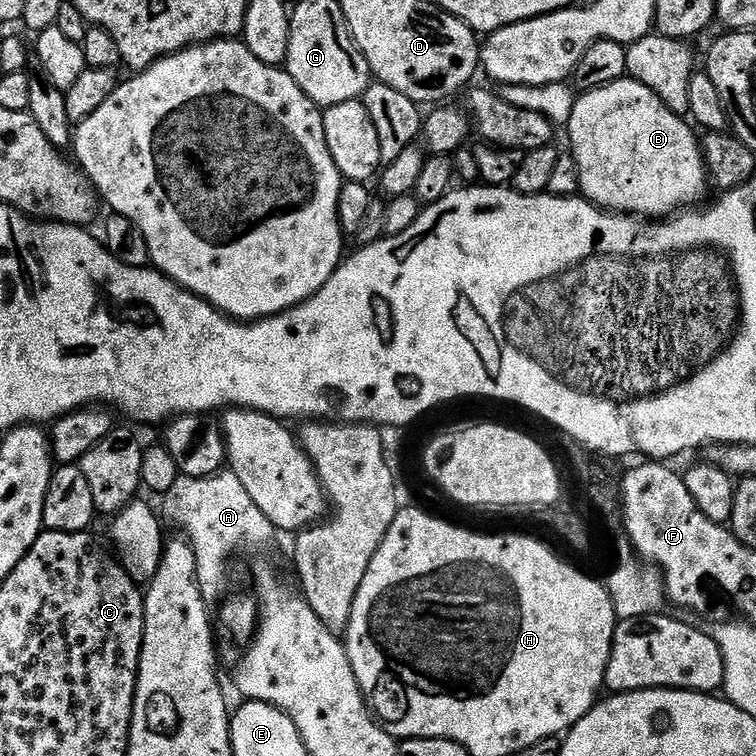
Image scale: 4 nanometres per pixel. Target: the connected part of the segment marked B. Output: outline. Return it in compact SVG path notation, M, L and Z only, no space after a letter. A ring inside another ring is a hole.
M621 78L612 84L603 84L601 88L581 91L579 95L572 101L566 127L568 144L572 147L572 164L576 167L576 180L580 183L579 195L583 199L605 212L641 218L664 218L697 203L697 145L688 144L687 126L674 113L659 108L652 101L655 100L653 93L636 80Z

